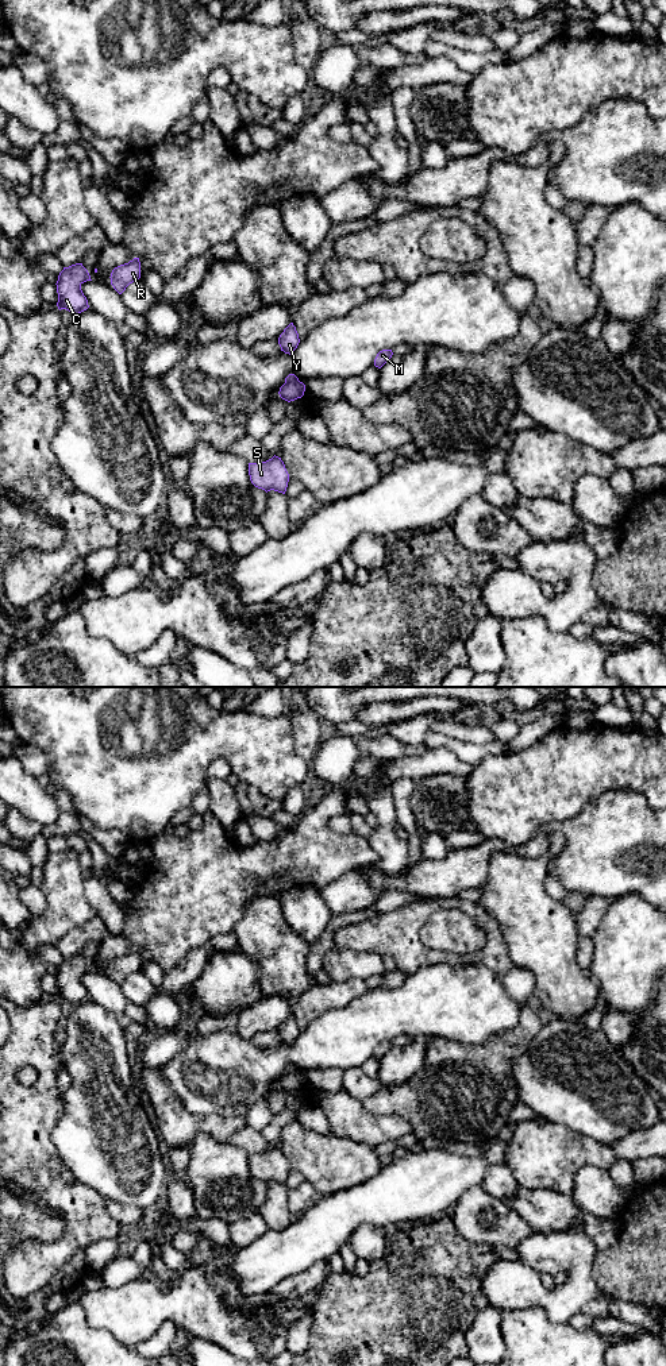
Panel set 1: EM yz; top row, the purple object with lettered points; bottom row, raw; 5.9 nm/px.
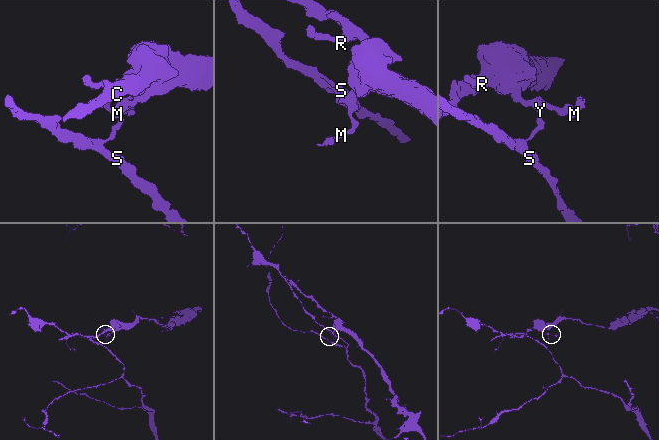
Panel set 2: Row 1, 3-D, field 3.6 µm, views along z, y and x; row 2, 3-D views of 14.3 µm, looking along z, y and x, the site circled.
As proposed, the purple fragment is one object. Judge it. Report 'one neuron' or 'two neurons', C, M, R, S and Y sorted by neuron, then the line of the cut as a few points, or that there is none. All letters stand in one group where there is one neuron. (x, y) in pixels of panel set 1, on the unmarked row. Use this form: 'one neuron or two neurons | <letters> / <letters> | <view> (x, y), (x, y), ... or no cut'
two neurons | C M R Y / S | yz (299, 1072), (288, 1072), (285, 1075)

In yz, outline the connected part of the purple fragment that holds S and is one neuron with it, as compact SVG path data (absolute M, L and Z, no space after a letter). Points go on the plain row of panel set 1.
M276 1146L262 1154L249 1154L249 1166L251 1174L266 1184L274 1181L285 1185L286 1182L289 1165L281 1149Z

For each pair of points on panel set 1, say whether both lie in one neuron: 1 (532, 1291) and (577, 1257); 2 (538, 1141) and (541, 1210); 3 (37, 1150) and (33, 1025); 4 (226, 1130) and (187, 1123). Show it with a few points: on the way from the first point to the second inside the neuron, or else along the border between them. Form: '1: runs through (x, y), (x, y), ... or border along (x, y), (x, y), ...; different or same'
1: runs through (527, 1272), (527, 1265), (535, 1257), (558, 1257); same
2: border along (519, 1185), (551, 1188), (570, 1196); different
3: runs through (43, 1119), (43, 1056); same
4: runs through (216, 1126), (196, 1123); same

